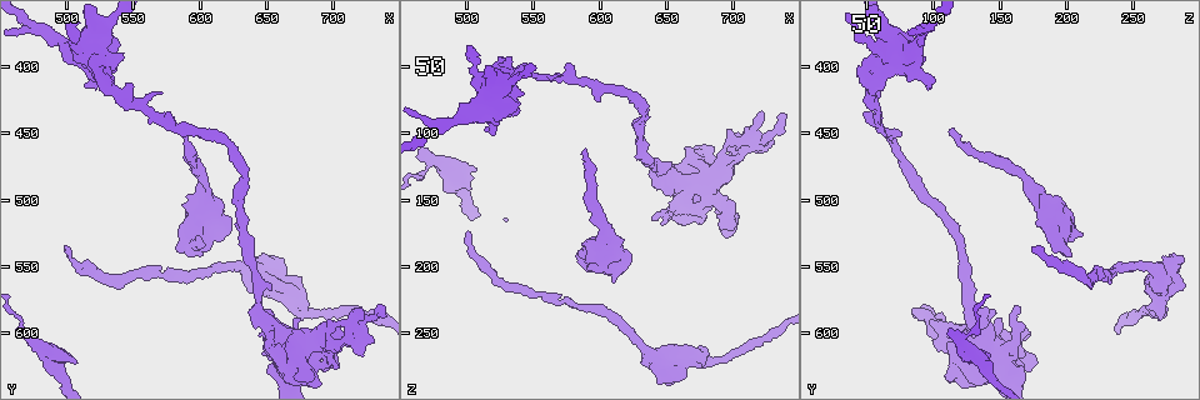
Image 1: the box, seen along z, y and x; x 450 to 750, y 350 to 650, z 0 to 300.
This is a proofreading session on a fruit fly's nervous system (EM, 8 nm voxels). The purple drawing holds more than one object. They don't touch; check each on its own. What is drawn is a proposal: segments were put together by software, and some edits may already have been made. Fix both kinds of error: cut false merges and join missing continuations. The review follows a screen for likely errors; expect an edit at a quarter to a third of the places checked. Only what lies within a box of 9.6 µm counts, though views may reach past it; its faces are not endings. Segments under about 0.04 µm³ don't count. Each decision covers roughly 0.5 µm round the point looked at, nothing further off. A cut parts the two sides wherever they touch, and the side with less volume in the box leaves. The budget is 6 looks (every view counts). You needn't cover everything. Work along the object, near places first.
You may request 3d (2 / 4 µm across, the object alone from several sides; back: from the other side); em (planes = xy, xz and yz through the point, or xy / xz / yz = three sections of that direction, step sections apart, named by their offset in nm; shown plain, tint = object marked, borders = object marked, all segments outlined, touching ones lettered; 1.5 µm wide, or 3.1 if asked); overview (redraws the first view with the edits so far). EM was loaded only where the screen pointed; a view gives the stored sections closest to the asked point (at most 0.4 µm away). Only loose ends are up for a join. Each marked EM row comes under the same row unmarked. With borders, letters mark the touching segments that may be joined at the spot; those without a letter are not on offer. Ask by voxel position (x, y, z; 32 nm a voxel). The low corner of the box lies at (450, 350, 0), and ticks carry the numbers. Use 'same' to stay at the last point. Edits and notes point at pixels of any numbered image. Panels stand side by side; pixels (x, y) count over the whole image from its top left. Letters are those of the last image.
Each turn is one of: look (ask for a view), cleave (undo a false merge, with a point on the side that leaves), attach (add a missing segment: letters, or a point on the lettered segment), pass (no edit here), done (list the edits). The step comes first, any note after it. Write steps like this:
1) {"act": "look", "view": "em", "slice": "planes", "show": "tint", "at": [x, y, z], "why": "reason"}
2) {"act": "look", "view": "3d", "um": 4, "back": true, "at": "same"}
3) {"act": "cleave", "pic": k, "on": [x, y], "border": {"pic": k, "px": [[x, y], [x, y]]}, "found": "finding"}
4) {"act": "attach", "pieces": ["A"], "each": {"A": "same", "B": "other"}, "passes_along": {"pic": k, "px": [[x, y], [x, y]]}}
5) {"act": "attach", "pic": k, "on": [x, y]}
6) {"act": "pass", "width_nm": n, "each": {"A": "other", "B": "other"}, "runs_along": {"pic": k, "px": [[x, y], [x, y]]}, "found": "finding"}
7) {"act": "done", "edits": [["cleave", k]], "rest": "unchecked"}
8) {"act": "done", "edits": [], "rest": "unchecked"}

{"act": "look", "view": "em", "slice": "planes", "show": "borders", "at": [508, 620, 130], "why": "an open end"}

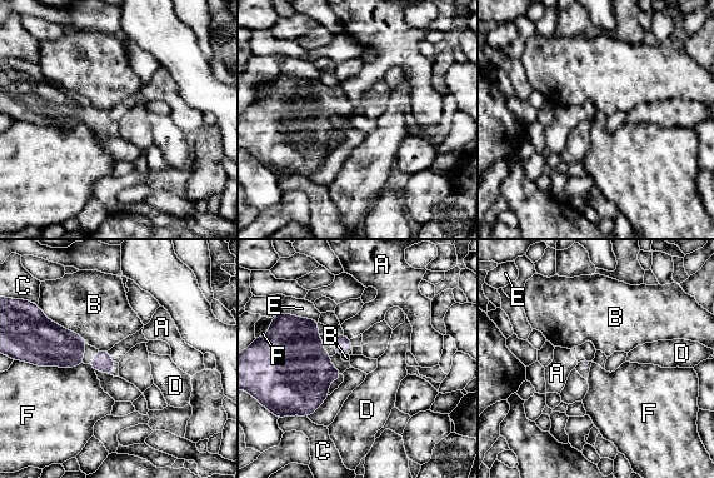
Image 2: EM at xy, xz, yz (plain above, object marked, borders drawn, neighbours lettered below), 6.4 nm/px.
{"act": "pass", "longest_contact_nm": ["B", 340], "each": {"A": "other", "B": "other", "C": "other", "D": "other", "E": "other", "F": "other"}, "found": "no lettered segment goes on from it"}

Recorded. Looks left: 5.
{"act": "look", "view": "3d", "um": 4, "at": [594, 524, 204], "why": "free end"}

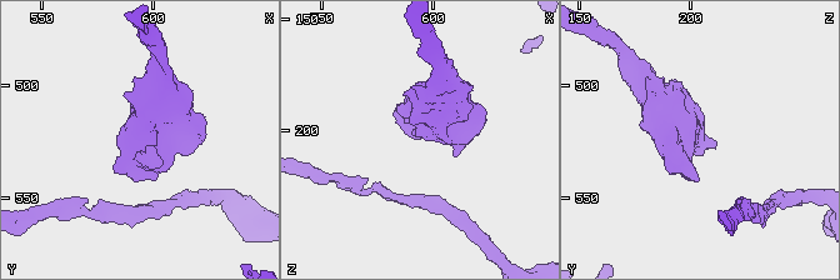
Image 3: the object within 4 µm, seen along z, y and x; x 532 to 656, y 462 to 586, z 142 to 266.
{"act": "look", "view": "em", "slice": "xz", "step": 4, "show": "borders", "at": [594, 524, 203], "why": "now the EM"}

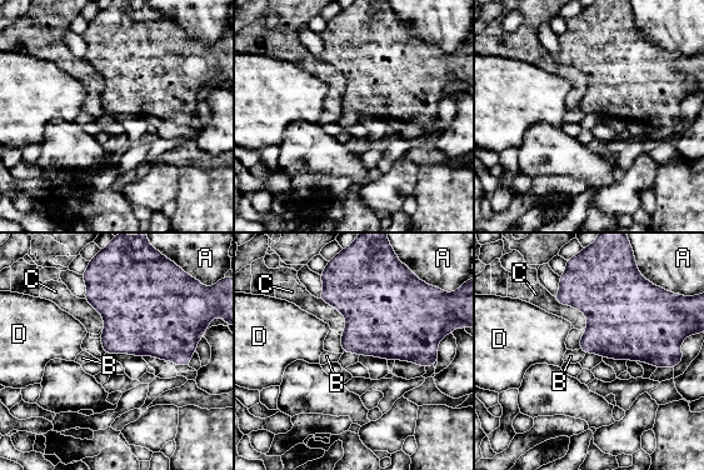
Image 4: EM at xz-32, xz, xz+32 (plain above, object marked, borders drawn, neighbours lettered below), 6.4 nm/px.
{"act": "pass", "each": {"A": "other", "B": "other", "C": "other", "D": "other"}, "border": {"pic": 4, "px": [[579, 349], [585, 353]]}, "found": "none of them fits"}

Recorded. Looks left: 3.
{"act": "look", "view": "3d", "um": 4, "at": [626, 550, 256], "why": "thick turns thin"}

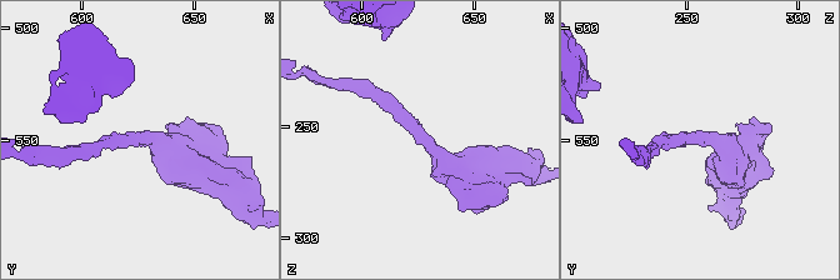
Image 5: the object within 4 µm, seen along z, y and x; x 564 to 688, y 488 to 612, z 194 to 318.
{"act": "look", "view": "em", "slice": "yz", "step": 8, "show": "tint", "at": [627, 548, 253], "arm_widths_nm": [180, 460], "why": "now the EM"}

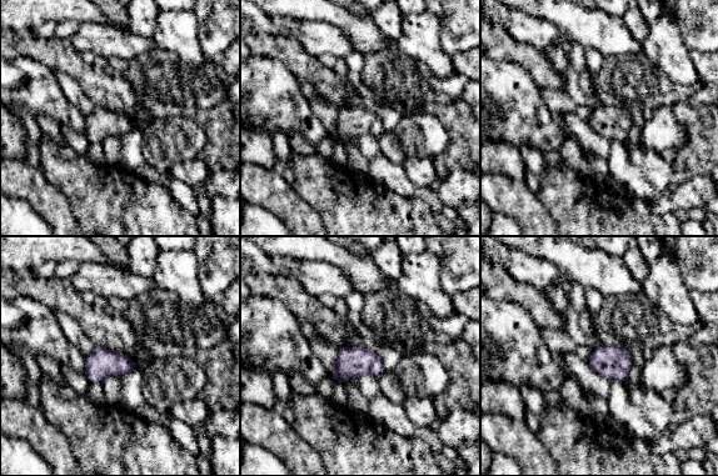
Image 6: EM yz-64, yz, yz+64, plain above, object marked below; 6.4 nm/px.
{"act": "look", "view": "em", "slice": "planes", "show": "borders", "at": "same", "why": "cut it another way"}

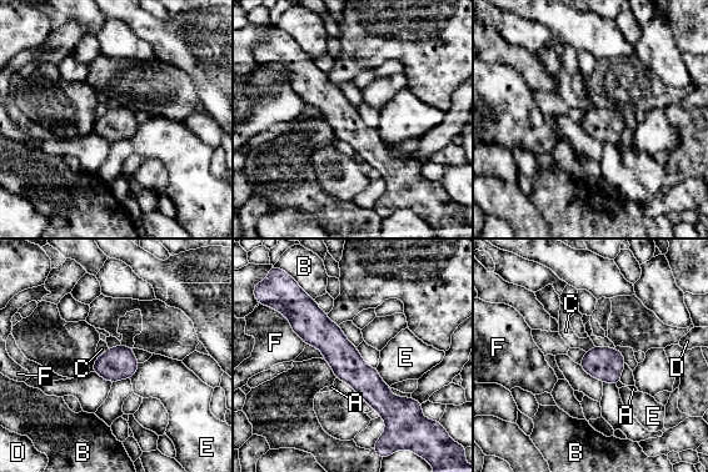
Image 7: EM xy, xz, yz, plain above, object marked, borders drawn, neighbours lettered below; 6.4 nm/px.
{"act": "pass", "each": {"A": "other", "B": "other", "C": "other", "D": "other", "E": "other", "F": "other"}, "border": {"pic": 7, "px": [[335, 377], [345, 381], [357, 392]]}, "found": "all the same neuron"}

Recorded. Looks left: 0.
{"act": "done", "edits": [], "rest": "unchecked"}

